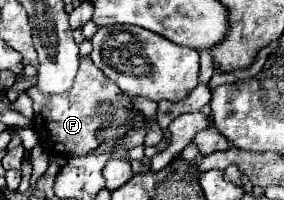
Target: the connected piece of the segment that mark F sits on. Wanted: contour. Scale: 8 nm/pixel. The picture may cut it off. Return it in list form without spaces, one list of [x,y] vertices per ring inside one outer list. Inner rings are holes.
[[[83,57],[79,65],[79,73],[75,79],[75,85],[65,95],[41,95],[37,87],[31,87],[25,91],[33,99],[33,111],[35,111],[35,133],[39,137],[39,145],[49,155],[61,155],[61,157],[73,157],[73,155],[87,155],[99,145],[97,131],[101,127],[109,127],[109,119],[101,119],[97,115],[97,107],[101,103],[109,103],[111,107],[125,107],[127,111],[133,111],[133,127],[147,125],[145,145],[153,147],[163,139],[163,131],[157,123],[147,123],[147,117],[133,105],[127,93],[123,93],[111,79],[105,77],[101,69],[97,69],[91,61],[91,57]]]

